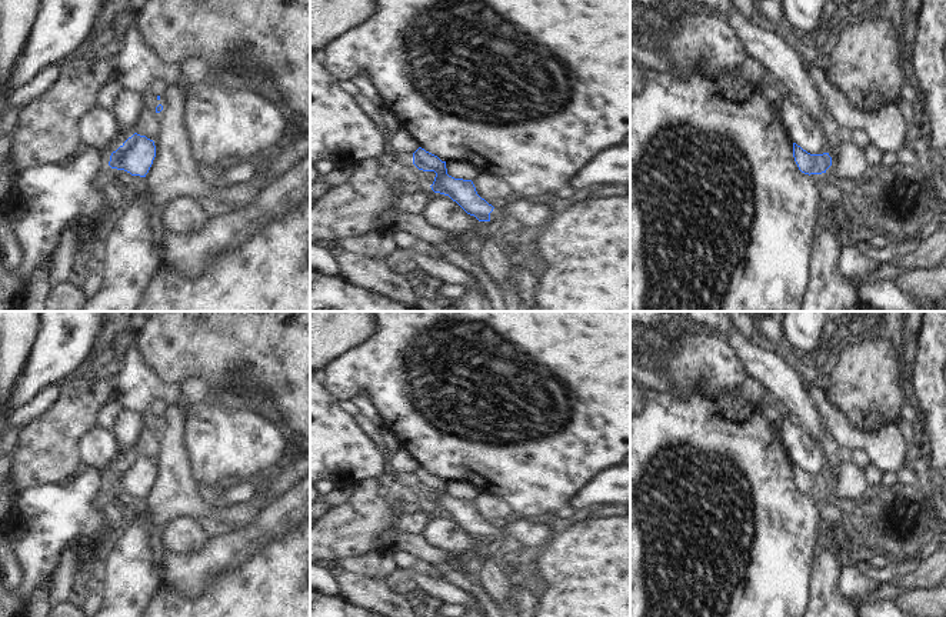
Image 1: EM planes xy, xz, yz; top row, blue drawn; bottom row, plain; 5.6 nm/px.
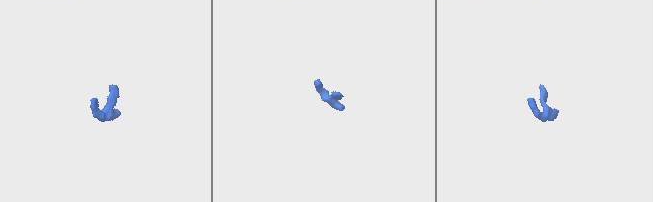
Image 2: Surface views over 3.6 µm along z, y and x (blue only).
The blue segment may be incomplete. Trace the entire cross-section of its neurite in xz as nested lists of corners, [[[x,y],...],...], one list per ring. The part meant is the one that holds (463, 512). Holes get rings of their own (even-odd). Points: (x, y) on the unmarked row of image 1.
[[[419,467],[413,473],[413,484],[423,491],[434,491],[436,497],[430,506],[434,513],[449,516],[467,534],[479,541],[494,541],[502,536],[500,530],[482,518],[472,500],[454,498],[447,494],[446,481]]]

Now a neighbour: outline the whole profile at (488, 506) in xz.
[[[480,493],[473,500],[477,514],[486,521],[494,518],[513,518],[512,507],[500,497],[490,493]]]

